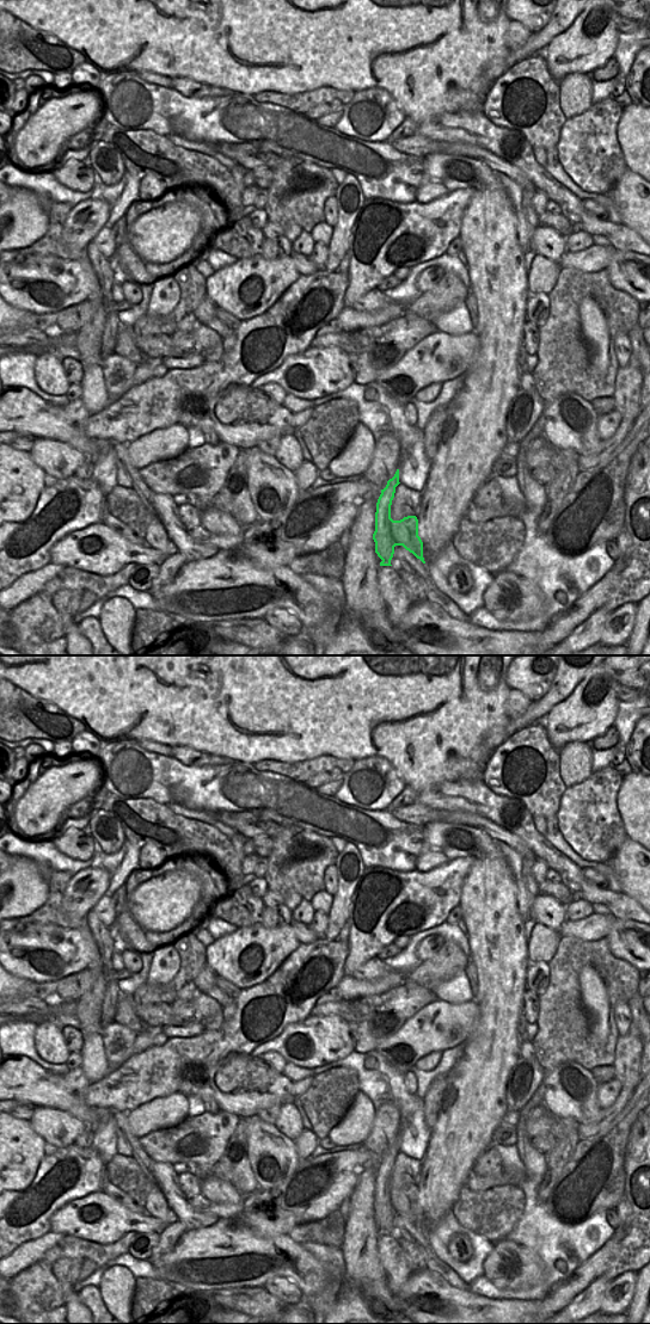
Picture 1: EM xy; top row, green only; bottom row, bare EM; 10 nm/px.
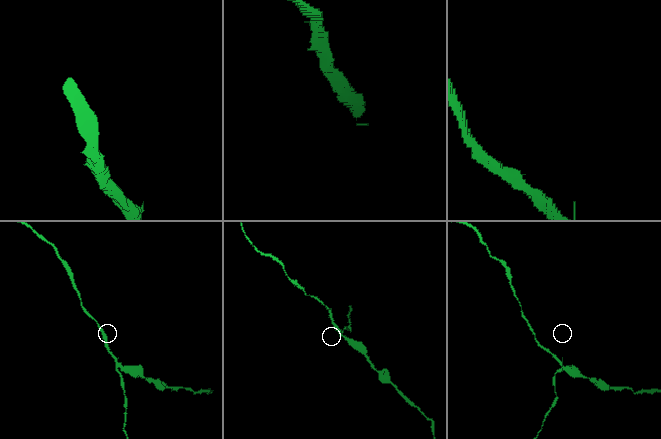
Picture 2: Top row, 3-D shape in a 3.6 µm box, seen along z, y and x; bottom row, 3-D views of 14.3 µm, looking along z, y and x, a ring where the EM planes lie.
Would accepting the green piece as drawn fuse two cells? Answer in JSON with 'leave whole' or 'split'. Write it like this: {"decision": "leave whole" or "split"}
{"decision": "split"}

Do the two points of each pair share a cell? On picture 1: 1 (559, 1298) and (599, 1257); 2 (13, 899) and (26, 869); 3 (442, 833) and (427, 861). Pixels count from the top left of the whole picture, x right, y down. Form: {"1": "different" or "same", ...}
{"1": "same", "2": "same", "3": "same"}

